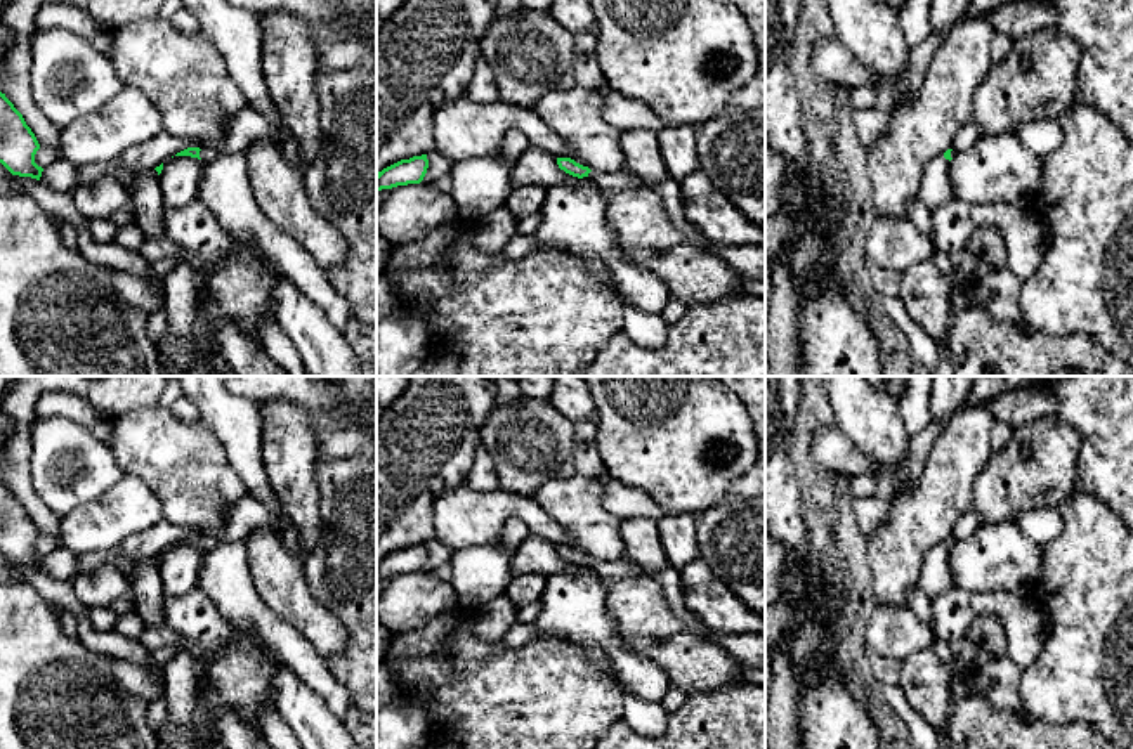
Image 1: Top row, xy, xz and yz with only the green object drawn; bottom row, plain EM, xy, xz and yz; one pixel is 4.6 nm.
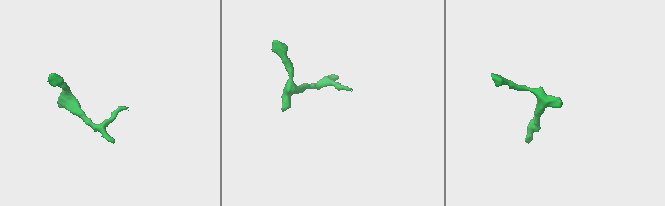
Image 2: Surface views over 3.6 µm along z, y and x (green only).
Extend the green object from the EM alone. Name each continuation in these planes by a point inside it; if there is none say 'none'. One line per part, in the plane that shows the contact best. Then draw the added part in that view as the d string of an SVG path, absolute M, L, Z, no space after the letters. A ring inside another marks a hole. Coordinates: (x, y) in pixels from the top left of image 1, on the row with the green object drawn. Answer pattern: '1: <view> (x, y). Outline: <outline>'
1: xy (248, 125). Outline: M246 104L232 120L224 140L222 149L201 149L200 158L203 161L219 160L229 153L245 153L248 146L257 140L269 140L279 146L281 130L269 121L253 106Z

